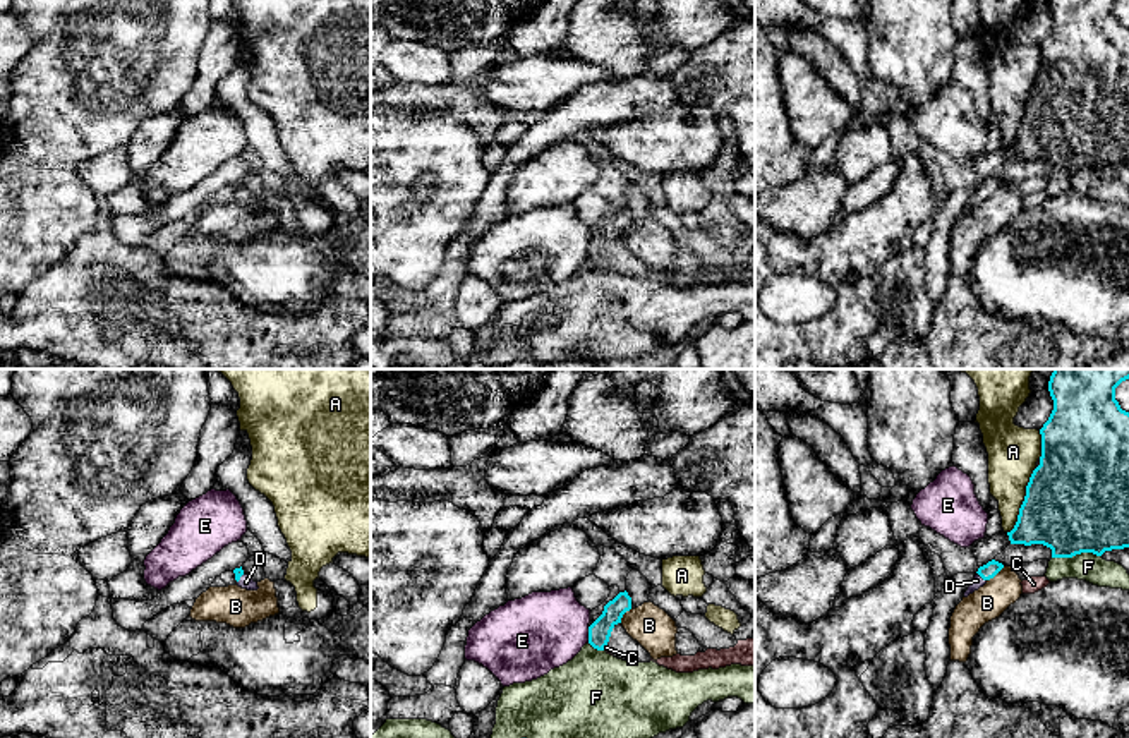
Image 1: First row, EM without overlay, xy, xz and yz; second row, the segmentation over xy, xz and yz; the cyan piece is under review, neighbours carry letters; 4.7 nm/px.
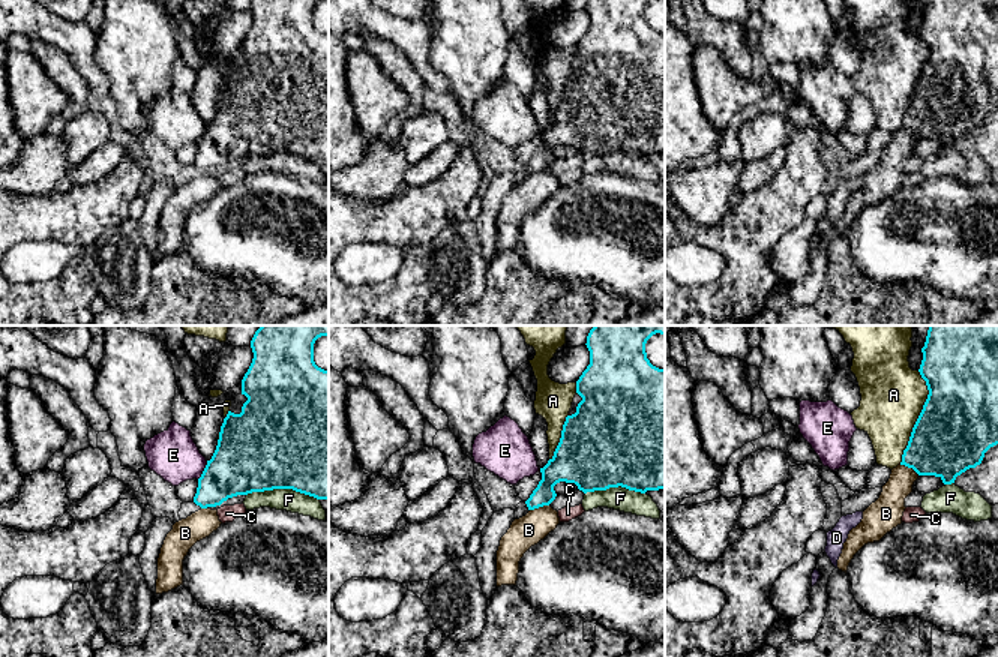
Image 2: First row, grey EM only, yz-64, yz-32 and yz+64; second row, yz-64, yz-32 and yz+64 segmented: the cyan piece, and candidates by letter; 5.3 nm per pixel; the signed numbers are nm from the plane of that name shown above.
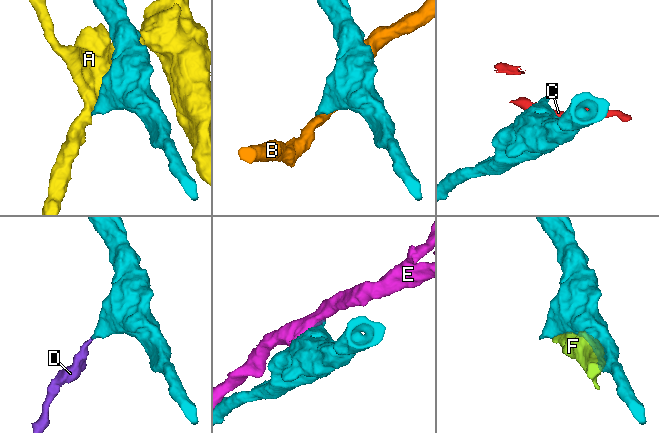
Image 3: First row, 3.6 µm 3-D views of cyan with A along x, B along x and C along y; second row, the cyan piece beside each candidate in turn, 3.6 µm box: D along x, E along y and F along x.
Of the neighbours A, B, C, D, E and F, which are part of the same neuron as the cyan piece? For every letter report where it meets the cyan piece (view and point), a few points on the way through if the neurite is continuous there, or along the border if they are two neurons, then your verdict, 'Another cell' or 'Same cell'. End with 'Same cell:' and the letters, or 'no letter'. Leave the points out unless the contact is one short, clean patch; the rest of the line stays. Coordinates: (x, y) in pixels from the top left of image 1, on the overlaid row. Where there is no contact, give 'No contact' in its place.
A: Touches cyan at yz (1025, 500). Another cell
B: Touches cyan at yz (996, 574). Another cell
C: Touches cyan at xz (604, 646). Boundary: xz (606, 644), (603, 649). Another cell
D: Touches cyan at yz (982, 577). Same cell
E: Touches cyan at xz (589, 635). Another cell
F: Touches cyan at yz (1076, 553). Another cell
Same cell: D

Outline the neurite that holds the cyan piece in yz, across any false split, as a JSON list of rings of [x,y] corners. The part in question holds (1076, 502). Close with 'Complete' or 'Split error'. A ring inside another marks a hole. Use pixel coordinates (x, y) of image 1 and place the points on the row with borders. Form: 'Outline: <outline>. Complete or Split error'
Outline: [[[1054,369],[1048,391],[1054,410],[1040,429],[1041,457],[1026,486],[1017,522],[1007,532],[1011,544],[1043,544],[1052,558],[1081,553],[1102,556],[1105,551],[1129,547],[1129,412],[1115,400],[1115,388],[1129,379],[1129,369]]]. Complete

